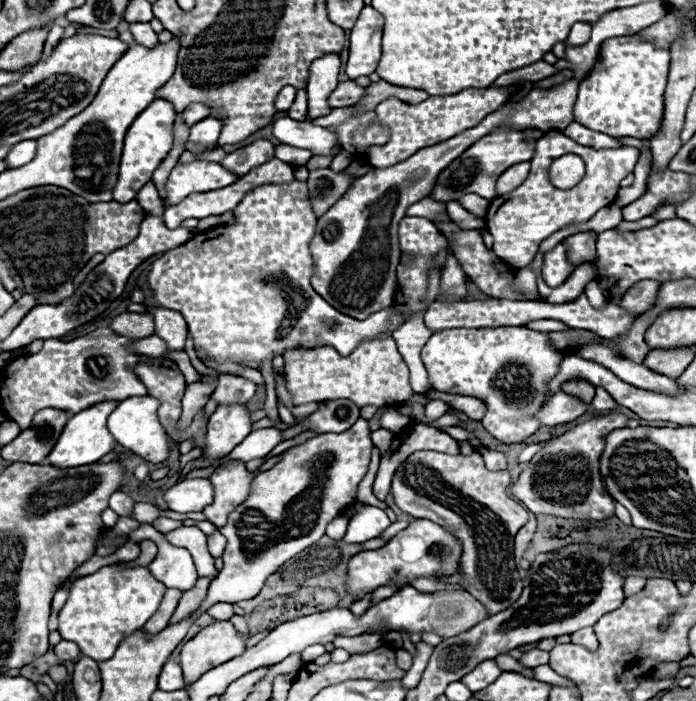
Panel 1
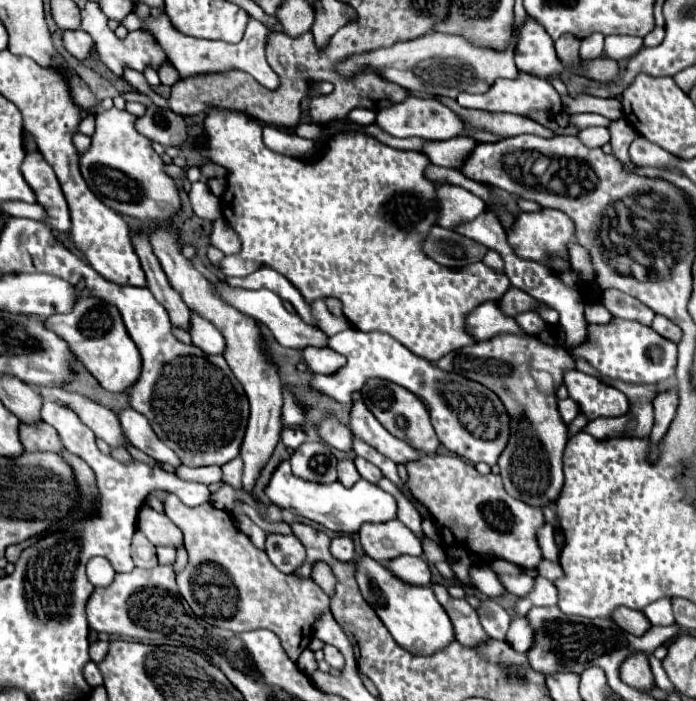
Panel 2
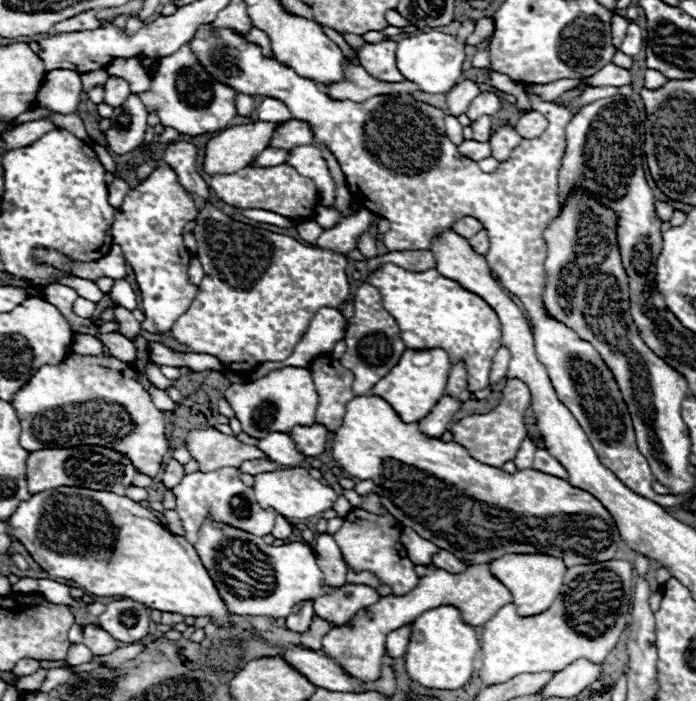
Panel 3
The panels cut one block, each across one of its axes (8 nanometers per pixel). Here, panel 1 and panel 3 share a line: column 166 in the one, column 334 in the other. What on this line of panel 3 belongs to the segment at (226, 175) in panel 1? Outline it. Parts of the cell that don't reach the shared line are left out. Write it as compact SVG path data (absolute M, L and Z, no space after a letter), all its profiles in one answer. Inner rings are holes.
M312 144L302 146L302 148L294 148L288 164L298 168L298 172L302 172L302 176L314 180L314 184L318 188L318 196L320 196L318 200L320 200L322 206L332 206L334 204L336 184L334 184L334 178L330 176L326 160L322 158L320 148L312 146Z

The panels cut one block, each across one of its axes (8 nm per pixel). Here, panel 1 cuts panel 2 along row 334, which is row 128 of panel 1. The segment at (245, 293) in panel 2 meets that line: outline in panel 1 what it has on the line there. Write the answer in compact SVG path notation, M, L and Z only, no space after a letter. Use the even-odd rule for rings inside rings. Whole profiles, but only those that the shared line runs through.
M280 118L274 122L274 136L282 144L310 150L312 156L328 156L338 146L338 138L328 128L312 122L296 122L292 118Z

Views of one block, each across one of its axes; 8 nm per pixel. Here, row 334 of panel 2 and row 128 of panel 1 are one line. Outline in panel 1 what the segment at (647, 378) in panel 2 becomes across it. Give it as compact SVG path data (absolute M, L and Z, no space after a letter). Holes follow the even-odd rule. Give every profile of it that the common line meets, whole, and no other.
M638 34L604 40L592 72L580 82L578 100L574 104L574 122L614 138L630 136L650 140L660 130L668 68L670 52L658 48L650 40L642 40Z

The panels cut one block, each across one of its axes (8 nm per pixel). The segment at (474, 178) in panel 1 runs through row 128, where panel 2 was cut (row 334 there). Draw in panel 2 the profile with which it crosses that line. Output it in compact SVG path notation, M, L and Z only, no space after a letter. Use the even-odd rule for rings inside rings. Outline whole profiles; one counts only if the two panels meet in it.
M498 334L490 340L446 354L438 360L438 366L484 384L502 400L510 416L510 438L506 450L498 458L506 492L530 506L552 504L564 486L562 454L568 442L568 426L560 418L556 394L544 394L534 382L532 370L548 370L552 376L562 376L566 370L574 368L572 356L560 344L542 344L532 336Z

